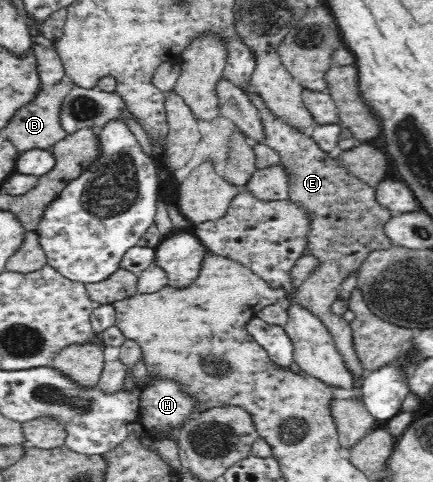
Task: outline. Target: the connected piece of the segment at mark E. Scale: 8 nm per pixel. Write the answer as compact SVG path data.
M251 86L242 90L258 110L258 117L264 129L263 142L277 151L281 163L290 174L289 199L302 207L306 206L311 215L307 247L321 264L310 278L299 283L295 301L302 307L307 307L323 321L331 333L336 350L343 358L345 368L354 376L354 388L360 389L364 368L354 348L352 325L342 314L332 311L332 304L339 298L343 280L352 274L352 271L357 271L372 251L385 250L394 245L384 231L384 223L394 213L378 203L374 186L369 186L354 176L339 158L332 158L309 134L292 128L274 115L260 94L253 91Z

